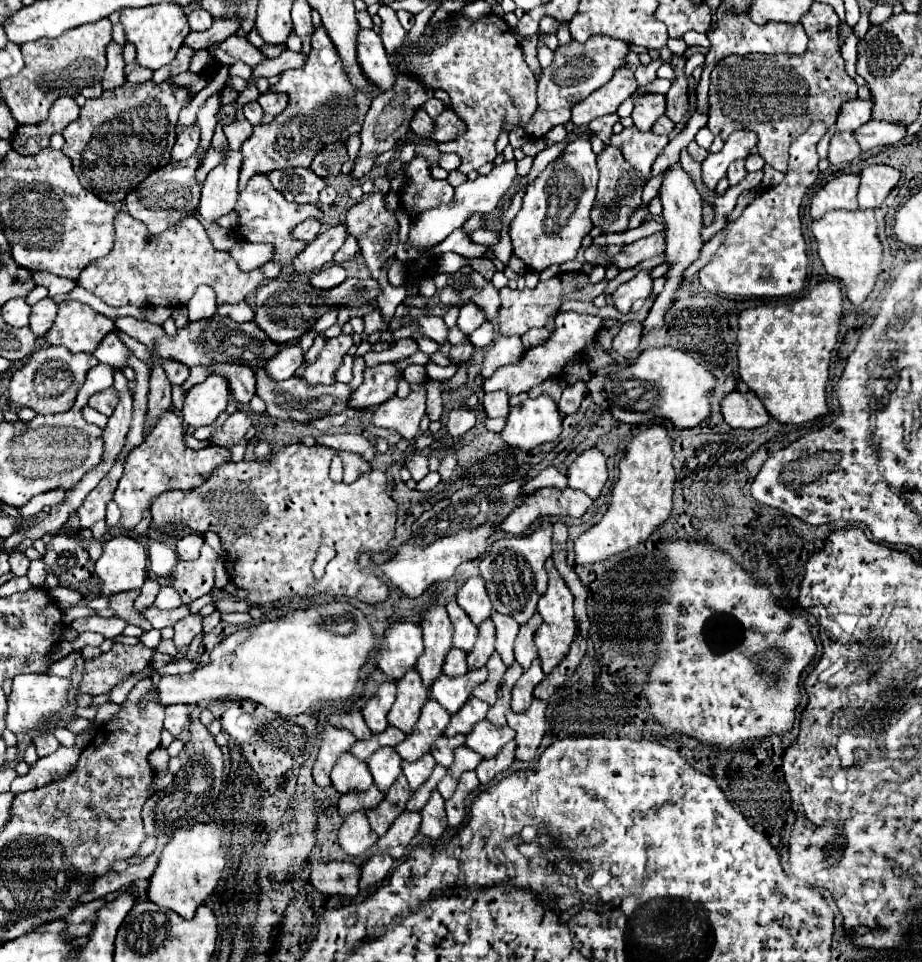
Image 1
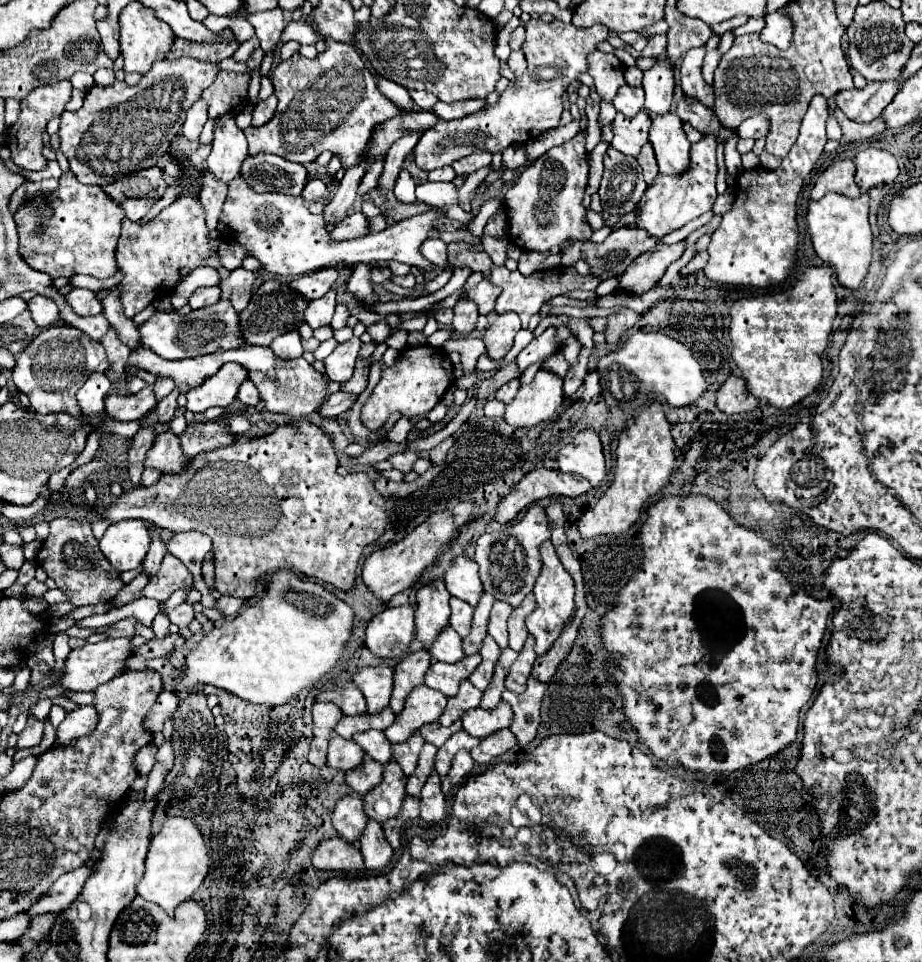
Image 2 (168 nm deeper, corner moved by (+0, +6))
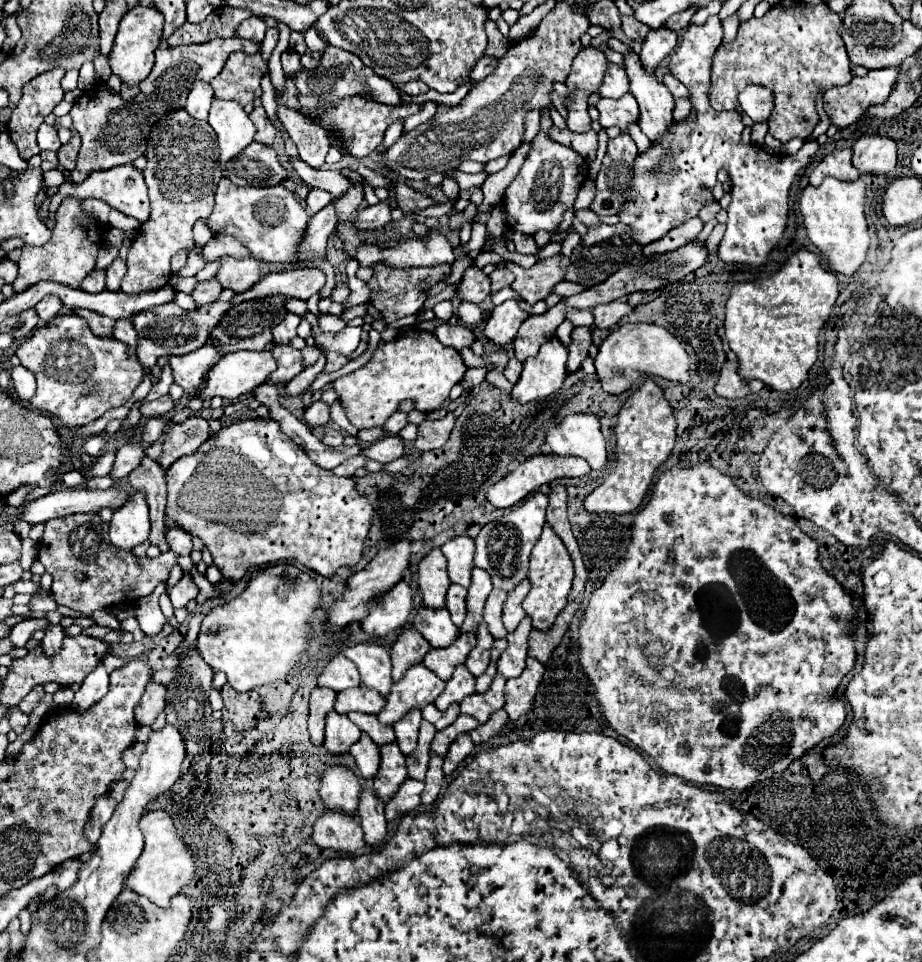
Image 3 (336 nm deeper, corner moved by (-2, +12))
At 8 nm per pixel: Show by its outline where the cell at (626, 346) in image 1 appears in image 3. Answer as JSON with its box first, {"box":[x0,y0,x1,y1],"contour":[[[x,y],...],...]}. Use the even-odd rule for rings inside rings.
{"box":[592,300,632,328],"contour":[[[616,300],[612,304],[600,304],[600,306],[592,308],[596,328],[612,328],[622,316],[626,316],[630,312],[632,312],[632,308],[624,300]]]}

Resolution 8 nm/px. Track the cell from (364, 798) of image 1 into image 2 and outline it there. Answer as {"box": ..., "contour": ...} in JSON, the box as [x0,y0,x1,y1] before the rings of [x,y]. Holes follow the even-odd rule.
{"box":[346,758,384,796],"contour":[[[366,758],[366,766],[362,766],[362,770],[350,770],[350,774],[346,774],[346,784],[354,794],[364,796],[382,782],[382,772],[384,766],[378,766],[378,762],[370,762],[370,758]]]}

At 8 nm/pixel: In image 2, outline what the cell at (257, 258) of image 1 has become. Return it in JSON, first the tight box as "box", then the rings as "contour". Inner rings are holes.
{"box":[218,242,250,270],"contour":[[[222,242],[218,248],[218,254],[220,254],[220,260],[226,270],[240,268],[242,260],[246,256],[250,256],[250,252],[244,246],[240,246],[240,242]]]}

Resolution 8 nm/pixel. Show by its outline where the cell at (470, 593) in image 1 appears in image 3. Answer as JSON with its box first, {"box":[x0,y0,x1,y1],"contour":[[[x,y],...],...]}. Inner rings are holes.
{"box":[442,536,474,588],"contour":[[[456,536],[442,546],[448,560],[448,576],[454,584],[468,588],[474,558],[474,540],[470,536]]]}

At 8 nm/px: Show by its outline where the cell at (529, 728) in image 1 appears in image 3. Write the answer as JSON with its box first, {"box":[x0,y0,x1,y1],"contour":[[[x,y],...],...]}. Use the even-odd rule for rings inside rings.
{"box":[504,656,544,720],"contour":[[[528,656],[524,672],[518,678],[506,680],[506,704],[504,704],[504,710],[508,712],[508,716],[512,720],[518,720],[524,712],[530,710],[536,688],[538,688],[540,680],[542,680],[542,674],[544,674],[544,666],[536,658]]]}

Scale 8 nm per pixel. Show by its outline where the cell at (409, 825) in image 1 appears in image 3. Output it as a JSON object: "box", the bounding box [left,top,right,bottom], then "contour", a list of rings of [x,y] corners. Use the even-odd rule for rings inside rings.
{"box":[386,778,424,820],"contour":[[[406,778],[398,792],[390,798],[386,804],[386,820],[398,820],[400,816],[412,812],[420,804],[420,794],[424,790],[424,784],[412,778]]]}

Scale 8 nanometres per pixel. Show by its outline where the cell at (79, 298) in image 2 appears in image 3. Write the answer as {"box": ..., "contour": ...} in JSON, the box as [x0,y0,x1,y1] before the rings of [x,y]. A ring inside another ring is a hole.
{"box":[82,270,106,292],"contour":[[[92,270],[84,282],[82,282],[82,288],[86,292],[102,292],[106,288],[106,272],[104,270]]]}

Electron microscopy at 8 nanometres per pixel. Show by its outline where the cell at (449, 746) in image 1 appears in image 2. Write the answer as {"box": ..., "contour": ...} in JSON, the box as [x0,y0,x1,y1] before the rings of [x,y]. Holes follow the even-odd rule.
{"box":[420,722,462,748],"contour":[[[432,722],[430,726],[422,726],[422,730],[420,730],[420,734],[422,734],[422,738],[426,740],[426,742],[430,742],[430,744],[434,744],[436,748],[440,748],[452,734],[456,734],[456,732],[460,732],[462,730],[462,722],[454,722],[452,726],[442,726],[440,722]]]}

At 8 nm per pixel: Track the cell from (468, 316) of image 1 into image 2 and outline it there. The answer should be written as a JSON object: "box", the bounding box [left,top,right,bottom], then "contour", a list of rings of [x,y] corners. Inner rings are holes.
{"box":[468,280,498,316],"contour":[[[482,280],[478,286],[474,286],[468,292],[468,298],[478,306],[478,314],[486,316],[494,310],[494,304],[496,304],[496,298],[498,298],[498,288],[492,286],[490,280]]]}

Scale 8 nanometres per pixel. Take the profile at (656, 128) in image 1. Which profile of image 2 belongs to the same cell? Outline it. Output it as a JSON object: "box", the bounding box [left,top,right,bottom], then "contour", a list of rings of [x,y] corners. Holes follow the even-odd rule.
{"box":[644,56,674,114],"contour":[[[664,56],[656,60],[656,66],[648,72],[644,72],[644,84],[646,92],[646,114],[668,114],[672,110],[672,96],[674,96],[674,72],[672,66],[666,62]]]}

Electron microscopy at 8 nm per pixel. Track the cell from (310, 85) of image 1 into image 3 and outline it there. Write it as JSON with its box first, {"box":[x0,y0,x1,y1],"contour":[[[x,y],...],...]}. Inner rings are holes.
{"box":[282,46,402,108],"contour":[[[328,46],[322,58],[322,66],[316,70],[302,70],[298,58],[300,54],[288,48],[282,54],[282,66],[284,66],[284,72],[296,80],[296,86],[300,90],[300,102],[304,104],[304,108],[316,108],[316,104],[336,104],[336,100],[342,100],[344,96],[360,94],[360,92],[368,92],[372,100],[380,100],[382,104],[394,104],[394,106],[402,104],[398,88],[390,80],[380,80],[380,76],[376,76],[372,68],[364,66],[364,62],[358,56],[352,56],[350,52],[344,52],[336,46]]]}

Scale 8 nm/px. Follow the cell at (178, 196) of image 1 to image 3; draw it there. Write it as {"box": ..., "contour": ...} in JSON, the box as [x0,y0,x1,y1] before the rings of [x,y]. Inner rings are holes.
{"box":[48,164,150,222],"contour":[[[126,164],[126,166],[116,166],[116,168],[110,168],[108,172],[92,172],[92,176],[88,180],[84,180],[82,184],[70,184],[70,182],[64,182],[58,190],[58,194],[50,200],[50,206],[48,210],[54,212],[58,208],[58,202],[66,196],[74,196],[74,198],[100,198],[104,202],[108,202],[112,208],[120,210],[122,214],[126,216],[132,216],[136,218],[138,222],[146,222],[150,218],[150,202],[148,202],[148,192],[146,192],[146,184],[144,184],[144,178],[140,174],[140,170],[136,170],[134,166]]]}

